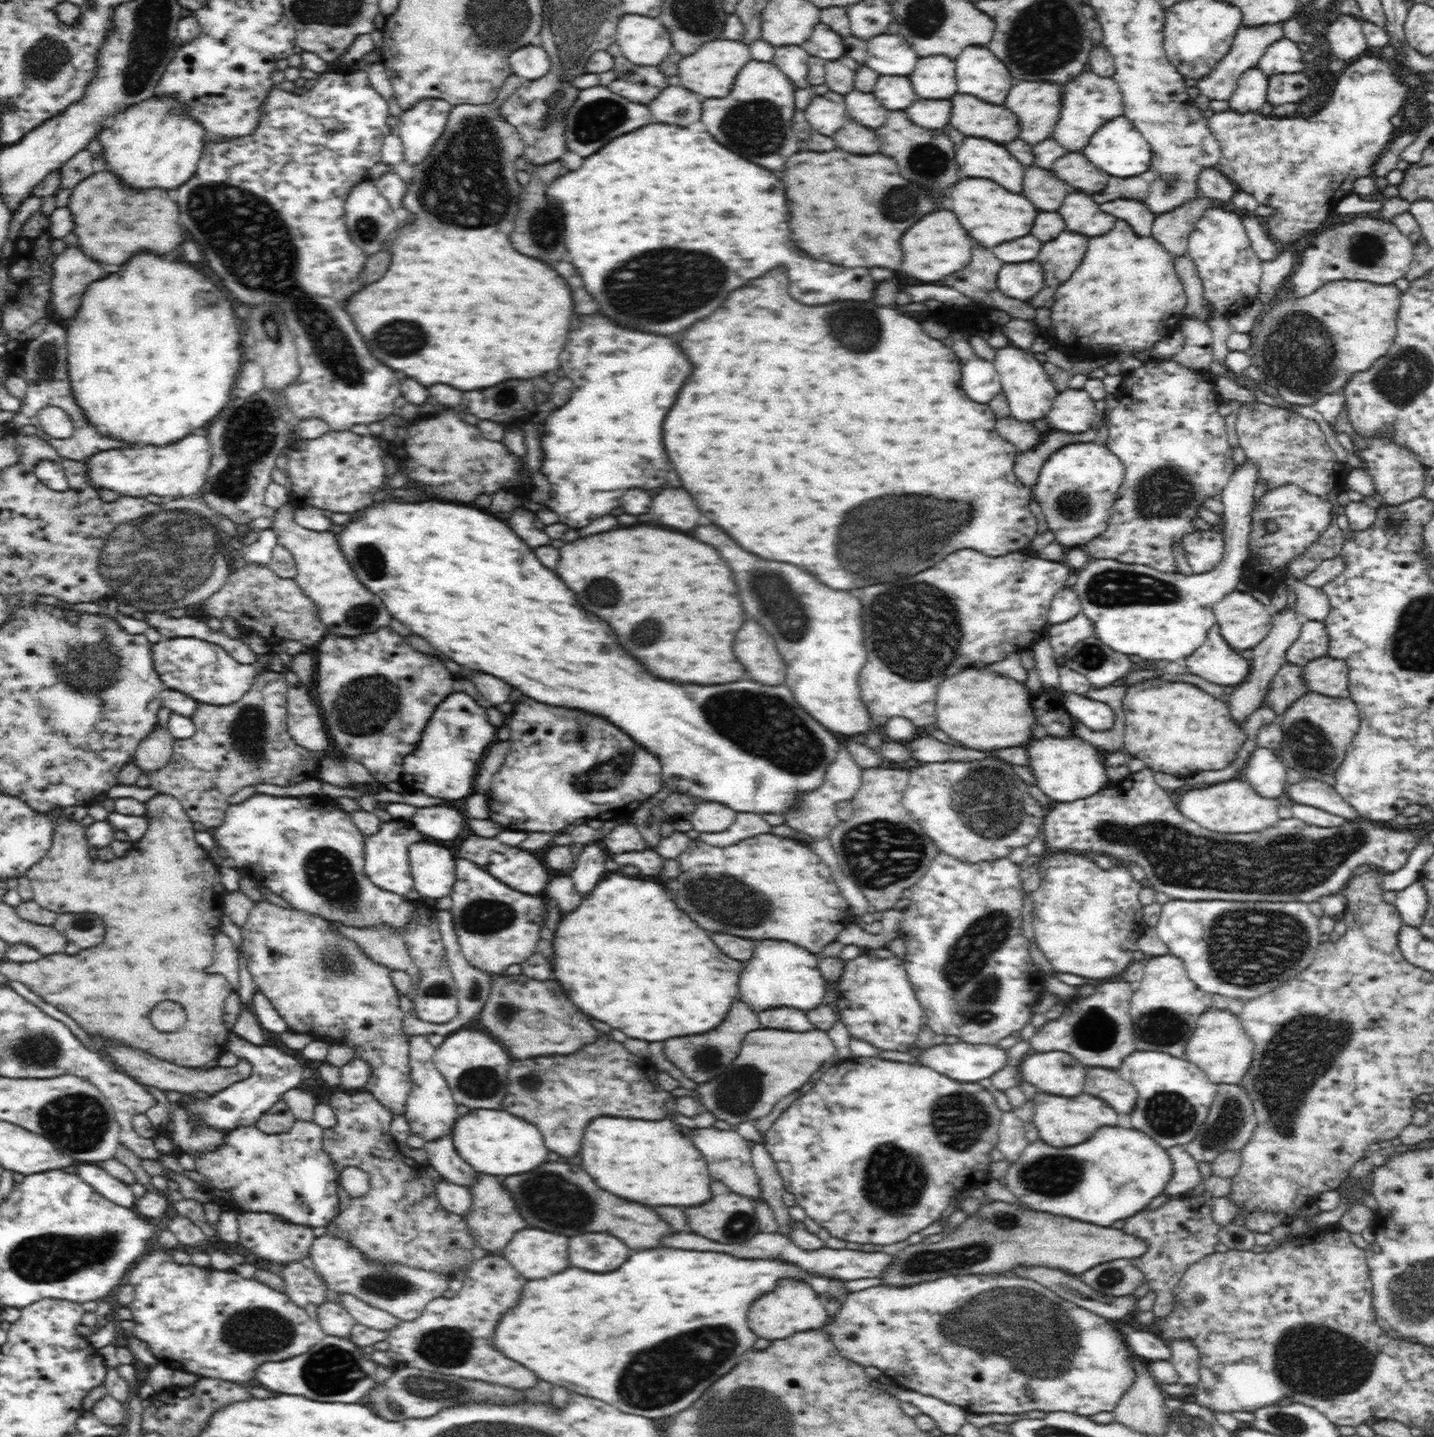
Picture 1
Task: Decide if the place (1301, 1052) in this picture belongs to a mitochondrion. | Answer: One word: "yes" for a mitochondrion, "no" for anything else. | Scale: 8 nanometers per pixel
yes

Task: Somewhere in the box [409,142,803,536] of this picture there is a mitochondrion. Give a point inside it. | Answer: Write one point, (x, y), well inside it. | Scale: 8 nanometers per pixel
(661, 286)

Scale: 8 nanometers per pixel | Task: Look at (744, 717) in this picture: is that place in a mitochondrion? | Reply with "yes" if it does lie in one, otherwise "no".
yes

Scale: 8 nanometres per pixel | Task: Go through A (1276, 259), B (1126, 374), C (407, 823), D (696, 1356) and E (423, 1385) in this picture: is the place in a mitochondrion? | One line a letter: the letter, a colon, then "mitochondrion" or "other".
A: other
B: other
C: other
D: mitochondrion
E: mitochondrion

